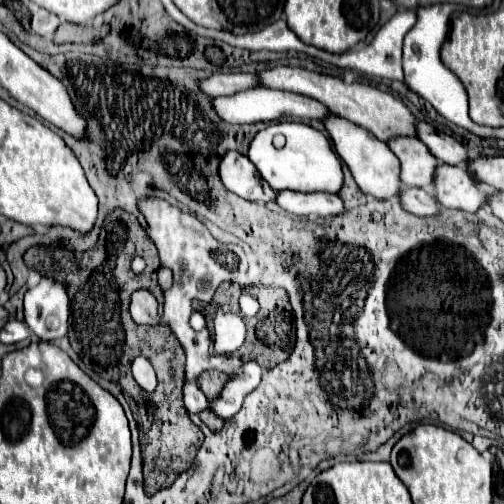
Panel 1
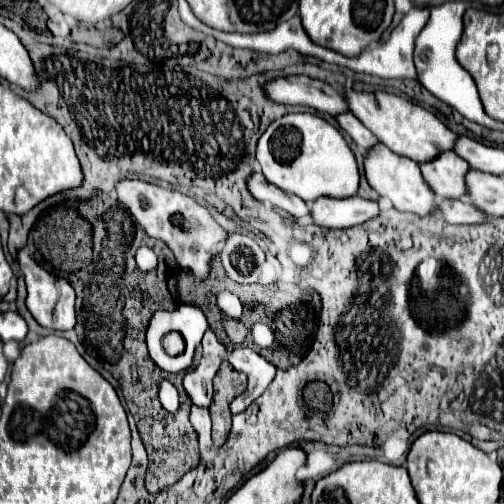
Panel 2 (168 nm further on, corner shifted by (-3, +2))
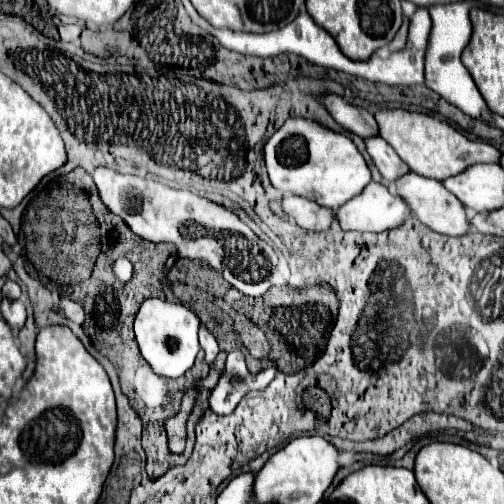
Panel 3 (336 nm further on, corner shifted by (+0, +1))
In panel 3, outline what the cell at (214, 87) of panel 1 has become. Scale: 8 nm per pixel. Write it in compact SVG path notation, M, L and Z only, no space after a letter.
M332 92L320 94L320 102L332 114L332 118L340 126L344 126L346 130L350 130L350 132L354 132L354 134L358 134L362 138L378 134L376 120L368 110L356 108L354 104L350 104L348 100L344 100L342 96L332 94Z

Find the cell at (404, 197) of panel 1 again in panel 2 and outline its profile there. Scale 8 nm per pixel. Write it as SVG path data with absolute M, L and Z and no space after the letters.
M445 199L439 207L439 217L457 225L481 225L487 223L487 215L475 207L471 207L465 199Z

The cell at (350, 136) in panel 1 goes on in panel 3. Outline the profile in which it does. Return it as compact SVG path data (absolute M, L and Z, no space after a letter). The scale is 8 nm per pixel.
M410 170L404 176L400 176L400 180L394 180L394 190L408 204L408 217L418 218L428 228L432 228L440 234L450 234L450 236L462 236L472 230L462 202L456 200L456 196L450 194L438 180L428 180L426 176L416 176L416 172Z

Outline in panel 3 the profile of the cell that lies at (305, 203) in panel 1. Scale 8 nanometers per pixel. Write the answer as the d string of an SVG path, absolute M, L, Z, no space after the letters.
M374 182L336 210L336 222L342 230L360 232L384 232L396 228L406 220L406 216L406 202L386 186Z

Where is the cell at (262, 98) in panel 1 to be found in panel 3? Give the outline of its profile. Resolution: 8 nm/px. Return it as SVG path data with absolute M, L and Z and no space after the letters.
M368 136L368 140L364 140L364 144L366 144L366 150L368 150L370 158L374 160L376 168L388 182L394 182L398 176L408 172L408 166L400 160L400 156L392 150L392 146L388 146L380 136Z

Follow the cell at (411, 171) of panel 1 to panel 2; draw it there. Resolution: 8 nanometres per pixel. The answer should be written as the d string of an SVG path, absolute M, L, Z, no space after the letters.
M453 151L439 155L439 159L431 163L421 163L419 167L427 183L431 183L431 189L435 191L437 197L461 199L467 195L465 175L471 171L471 165Z

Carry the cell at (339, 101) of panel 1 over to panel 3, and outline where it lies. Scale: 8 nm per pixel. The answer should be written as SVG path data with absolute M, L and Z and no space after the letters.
M384 108L374 114L378 124L378 136L384 138L394 152L410 166L410 170L434 178L444 180L448 176L460 174L466 166L486 162L496 164L500 158L500 150L488 142L482 140L470 140L456 128L452 128L448 122L436 120L424 112L410 112L402 108Z

